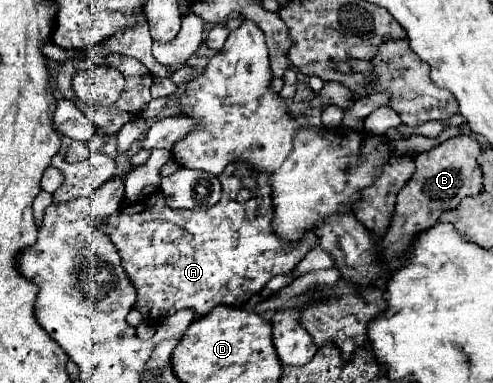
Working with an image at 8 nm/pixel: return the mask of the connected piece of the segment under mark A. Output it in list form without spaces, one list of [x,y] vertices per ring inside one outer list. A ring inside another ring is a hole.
[[[236,161],[230,163],[224,175],[218,179],[222,183],[222,199],[218,201],[218,205],[212,205],[206,211],[180,209],[178,213],[176,209],[170,209],[166,203],[162,203],[164,197],[160,191],[154,191],[152,195],[140,197],[136,203],[126,205],[124,209],[116,211],[106,221],[102,221],[102,231],[110,237],[110,241],[118,249],[122,257],[122,267],[126,269],[128,277],[134,281],[134,287],[138,291],[138,301],[134,309],[138,309],[146,321],[164,319],[166,315],[172,315],[184,307],[192,309],[198,315],[204,315],[210,313],[216,305],[240,305],[244,303],[242,299],[246,295],[262,291],[272,277],[294,271],[296,265],[304,259],[304,255],[318,245],[320,239],[314,233],[308,233],[298,241],[284,241],[274,233],[272,229],[274,205],[268,173],[254,171],[248,163]],[[242,187],[248,187],[252,191],[252,199],[246,203],[236,201],[236,193]],[[180,241],[188,241],[192,247],[190,245],[186,247]]]

